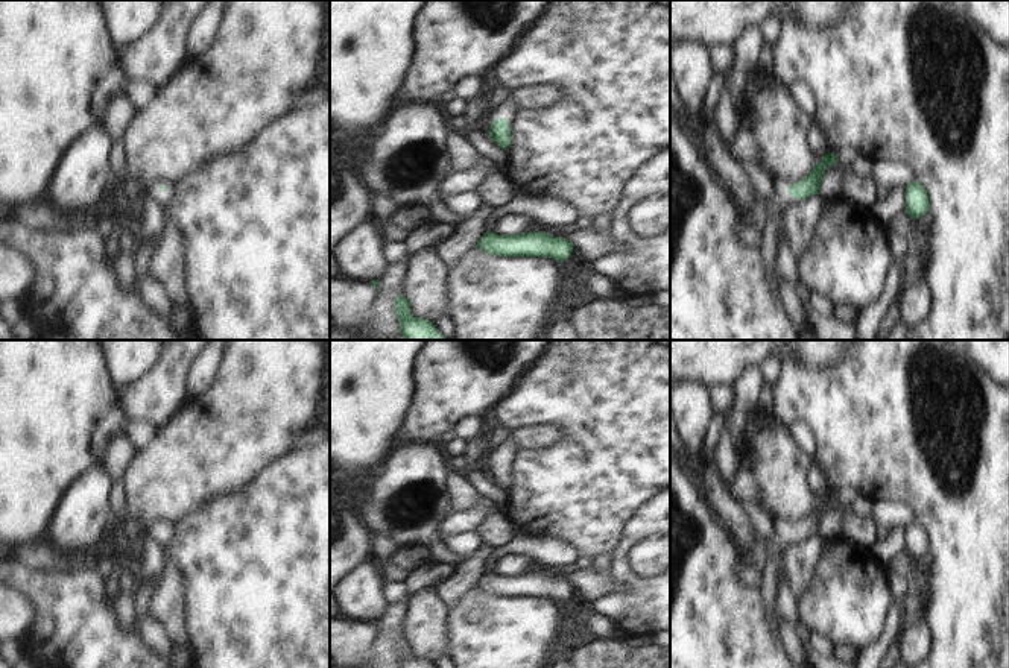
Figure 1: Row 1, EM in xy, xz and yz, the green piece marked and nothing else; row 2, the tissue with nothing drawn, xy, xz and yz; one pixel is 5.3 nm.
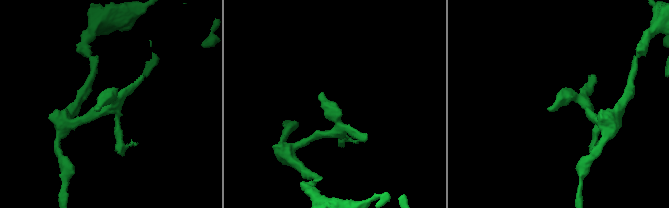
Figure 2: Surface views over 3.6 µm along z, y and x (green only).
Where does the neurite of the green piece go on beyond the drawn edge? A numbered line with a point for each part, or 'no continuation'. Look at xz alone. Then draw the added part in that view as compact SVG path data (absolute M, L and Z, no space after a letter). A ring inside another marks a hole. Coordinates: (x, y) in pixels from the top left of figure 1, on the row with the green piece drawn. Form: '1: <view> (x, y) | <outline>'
1: xz (505, 110) | M504 99L498 106L494 108L492 117L497 118L508 118L517 112L517 108L511 103L511 99Z

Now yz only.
1: yz (775, 202) | M775 181L773 193L766 197L766 211L769 219L783 217L789 196L787 185L781 181Z

